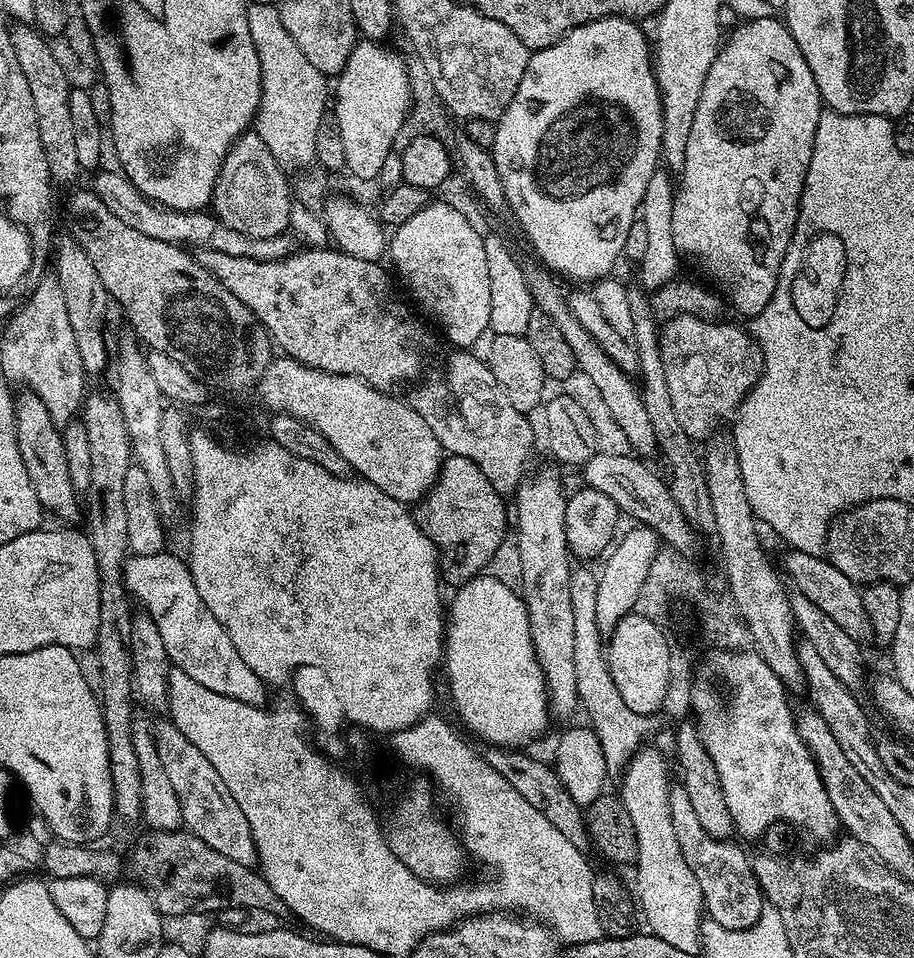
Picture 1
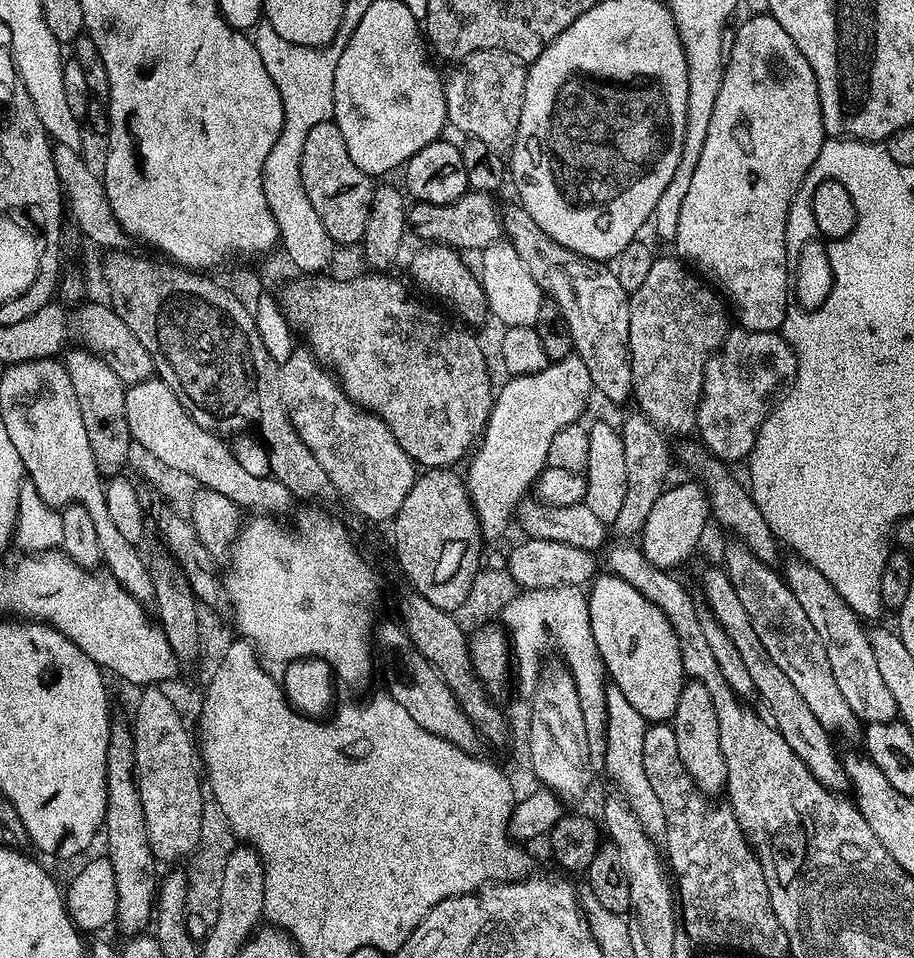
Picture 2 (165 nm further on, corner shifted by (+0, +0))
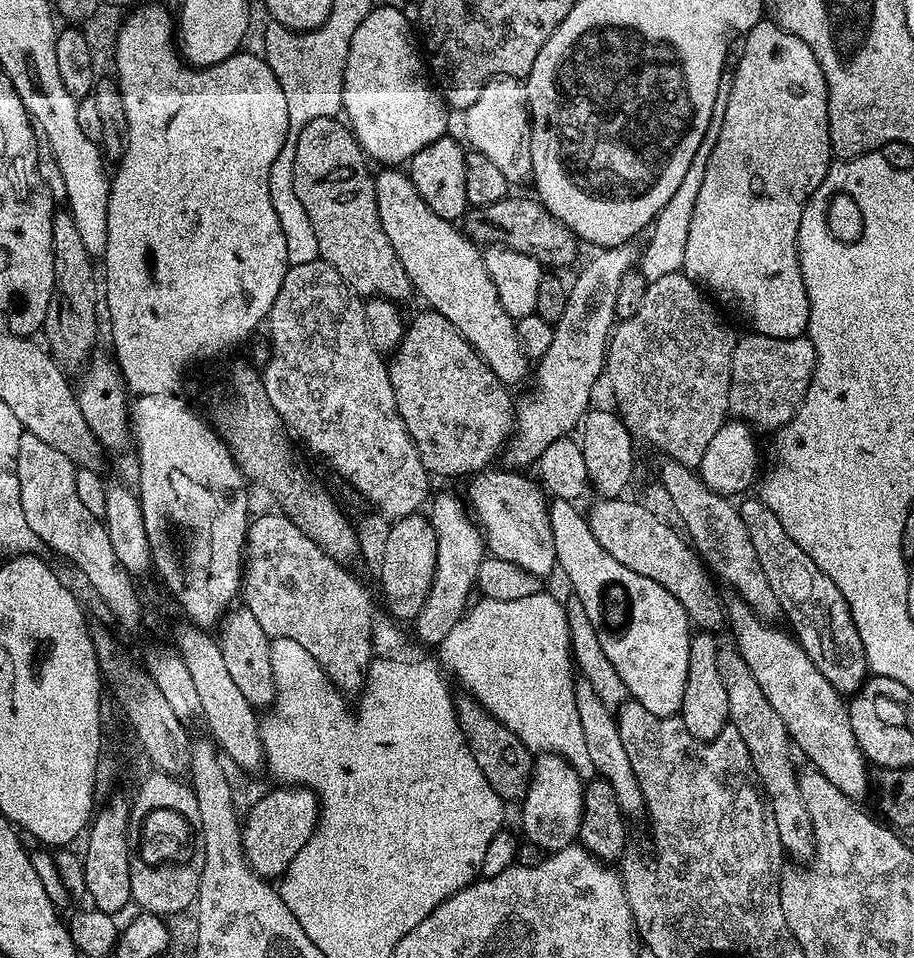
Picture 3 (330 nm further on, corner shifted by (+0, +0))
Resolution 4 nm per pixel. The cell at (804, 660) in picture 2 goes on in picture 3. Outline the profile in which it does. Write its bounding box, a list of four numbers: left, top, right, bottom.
[660,459,781,621]

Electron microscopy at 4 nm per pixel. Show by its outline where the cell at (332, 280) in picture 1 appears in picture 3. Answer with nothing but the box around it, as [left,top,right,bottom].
[387,310,514,477]

